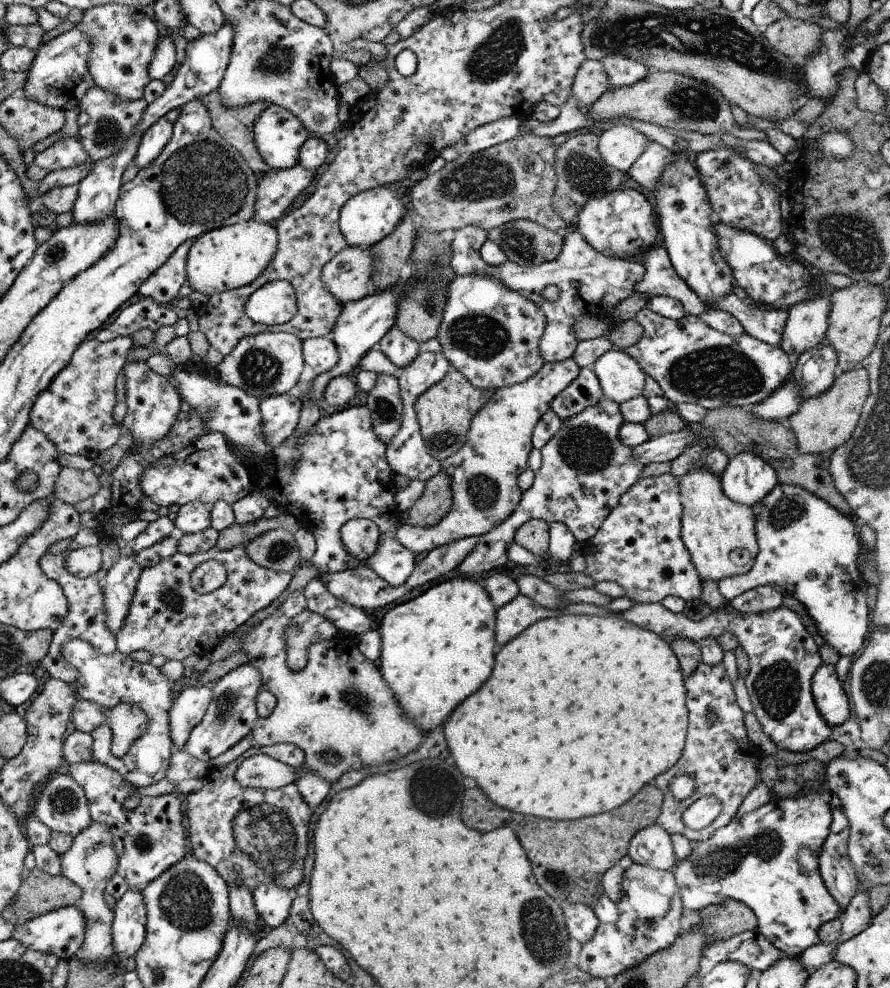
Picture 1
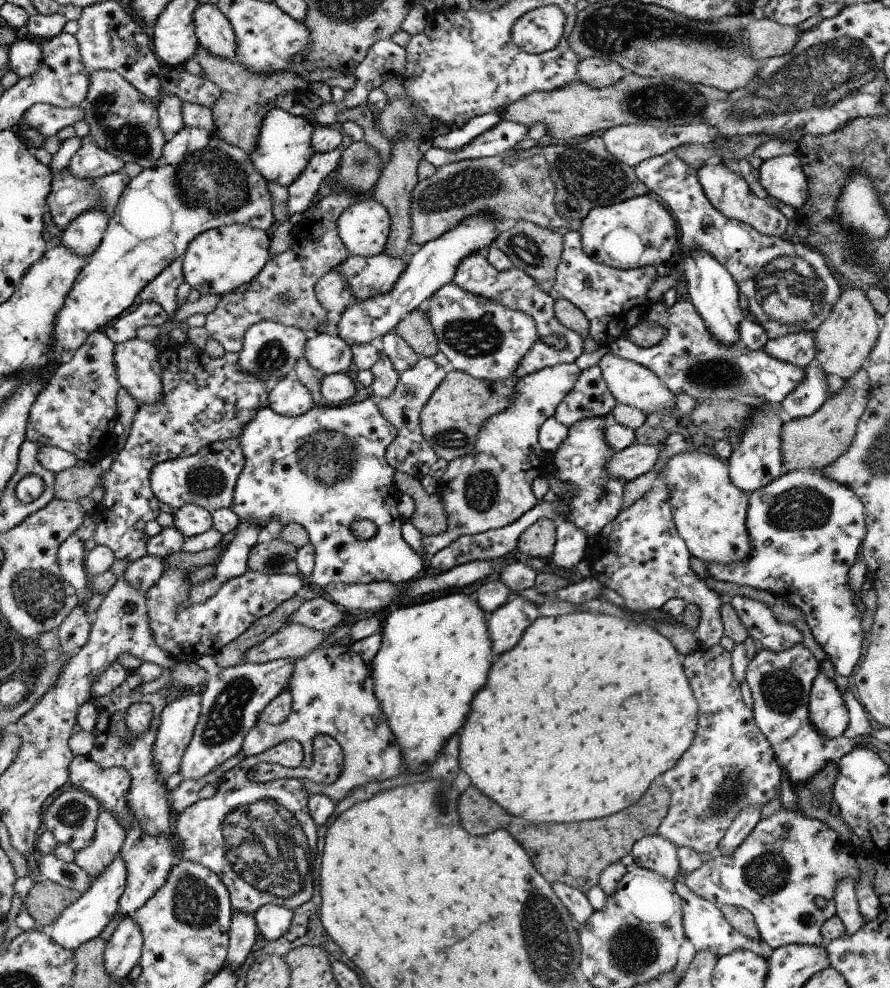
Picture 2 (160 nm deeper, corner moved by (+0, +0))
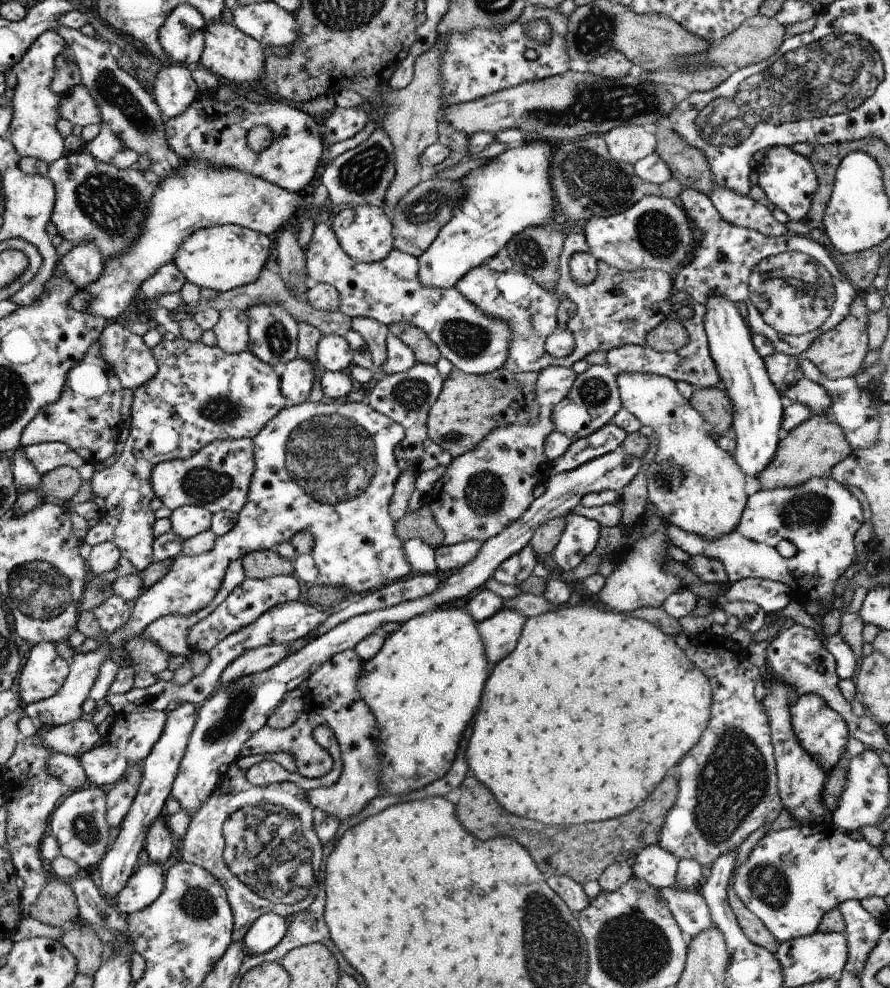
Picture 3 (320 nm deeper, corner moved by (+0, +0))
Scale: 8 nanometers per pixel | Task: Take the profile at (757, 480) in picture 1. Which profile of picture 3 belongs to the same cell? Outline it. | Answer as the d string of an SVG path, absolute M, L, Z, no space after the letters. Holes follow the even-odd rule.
M713 295L704 305L707 308L705 326L710 339L711 357L733 406L732 425L736 432L733 453L741 469L748 476L757 478L757 474L775 457L783 435L782 419L786 402L769 379L764 359L754 346L750 323L740 315L734 303Z

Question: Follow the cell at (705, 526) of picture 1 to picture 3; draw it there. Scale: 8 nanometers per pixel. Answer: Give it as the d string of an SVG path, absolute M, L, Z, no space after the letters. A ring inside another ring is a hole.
M620 373L617 374L617 383L621 398L621 405L627 410L631 411L633 415L636 415L639 421L644 426L650 426L653 432L656 432L656 436L658 437L658 451L654 456L654 460L648 467L647 471L645 471L645 475L647 476L647 496L648 503L654 508L656 508L662 514L668 514L668 521L673 525L682 527L685 531L696 533L699 535L704 535L709 539L718 538L722 535L731 533L736 525L740 522L740 517L743 516L744 509L746 508L746 473L741 469L741 466L737 463L737 460L732 458L732 452L728 452L724 450L723 447L718 446L716 444L716 440L704 430L704 418L700 414L700 411L697 411L695 407L691 405L691 402L684 398L682 394L676 389L676 380L672 380L671 378L655 375L650 373Z

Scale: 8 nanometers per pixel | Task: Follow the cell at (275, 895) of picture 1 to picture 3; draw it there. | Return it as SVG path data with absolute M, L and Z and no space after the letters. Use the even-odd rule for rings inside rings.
M274 913L258 918L242 940L246 956L261 955L272 950L281 941L289 927L284 919Z

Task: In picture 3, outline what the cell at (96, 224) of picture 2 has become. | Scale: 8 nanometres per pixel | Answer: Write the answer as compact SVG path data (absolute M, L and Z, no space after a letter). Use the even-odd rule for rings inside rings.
M83 243L60 258L60 269L78 291L95 283L104 270L104 258L94 243Z

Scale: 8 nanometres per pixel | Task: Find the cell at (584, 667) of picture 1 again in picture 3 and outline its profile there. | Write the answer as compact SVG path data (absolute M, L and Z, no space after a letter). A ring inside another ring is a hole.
M588 604L567 605L527 618L515 649L508 658L492 666L490 673L488 686L484 688L484 702L480 702L478 710L480 714L472 720L472 734L466 753L468 766L474 776L492 791L504 810L545 825L595 823L631 813L655 792L667 776L666 772L696 746L707 730L712 713L713 692L709 678L686 656L674 636L664 634L655 624L631 614L600 610Z

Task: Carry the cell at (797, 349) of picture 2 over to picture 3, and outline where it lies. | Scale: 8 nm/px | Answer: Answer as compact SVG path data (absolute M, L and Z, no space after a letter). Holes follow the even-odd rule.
M775 352L763 359L769 379L779 393L792 387L803 378L803 370L797 361L799 358L794 355L788 356Z

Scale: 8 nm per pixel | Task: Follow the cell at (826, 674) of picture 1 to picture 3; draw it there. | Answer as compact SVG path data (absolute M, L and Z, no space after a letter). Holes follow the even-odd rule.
M815 694L802 695L792 704L790 712L792 728L802 748L828 774L847 754L846 744L848 744L849 732L844 719L838 712L833 711L822 697Z

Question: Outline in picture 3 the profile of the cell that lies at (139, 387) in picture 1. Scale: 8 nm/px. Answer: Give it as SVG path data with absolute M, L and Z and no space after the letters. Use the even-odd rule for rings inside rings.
M108 323L103 330L101 354L114 368L115 373L120 377L120 382L125 384L124 388L131 391L150 381L159 370L154 351L144 343L140 335L120 323Z

